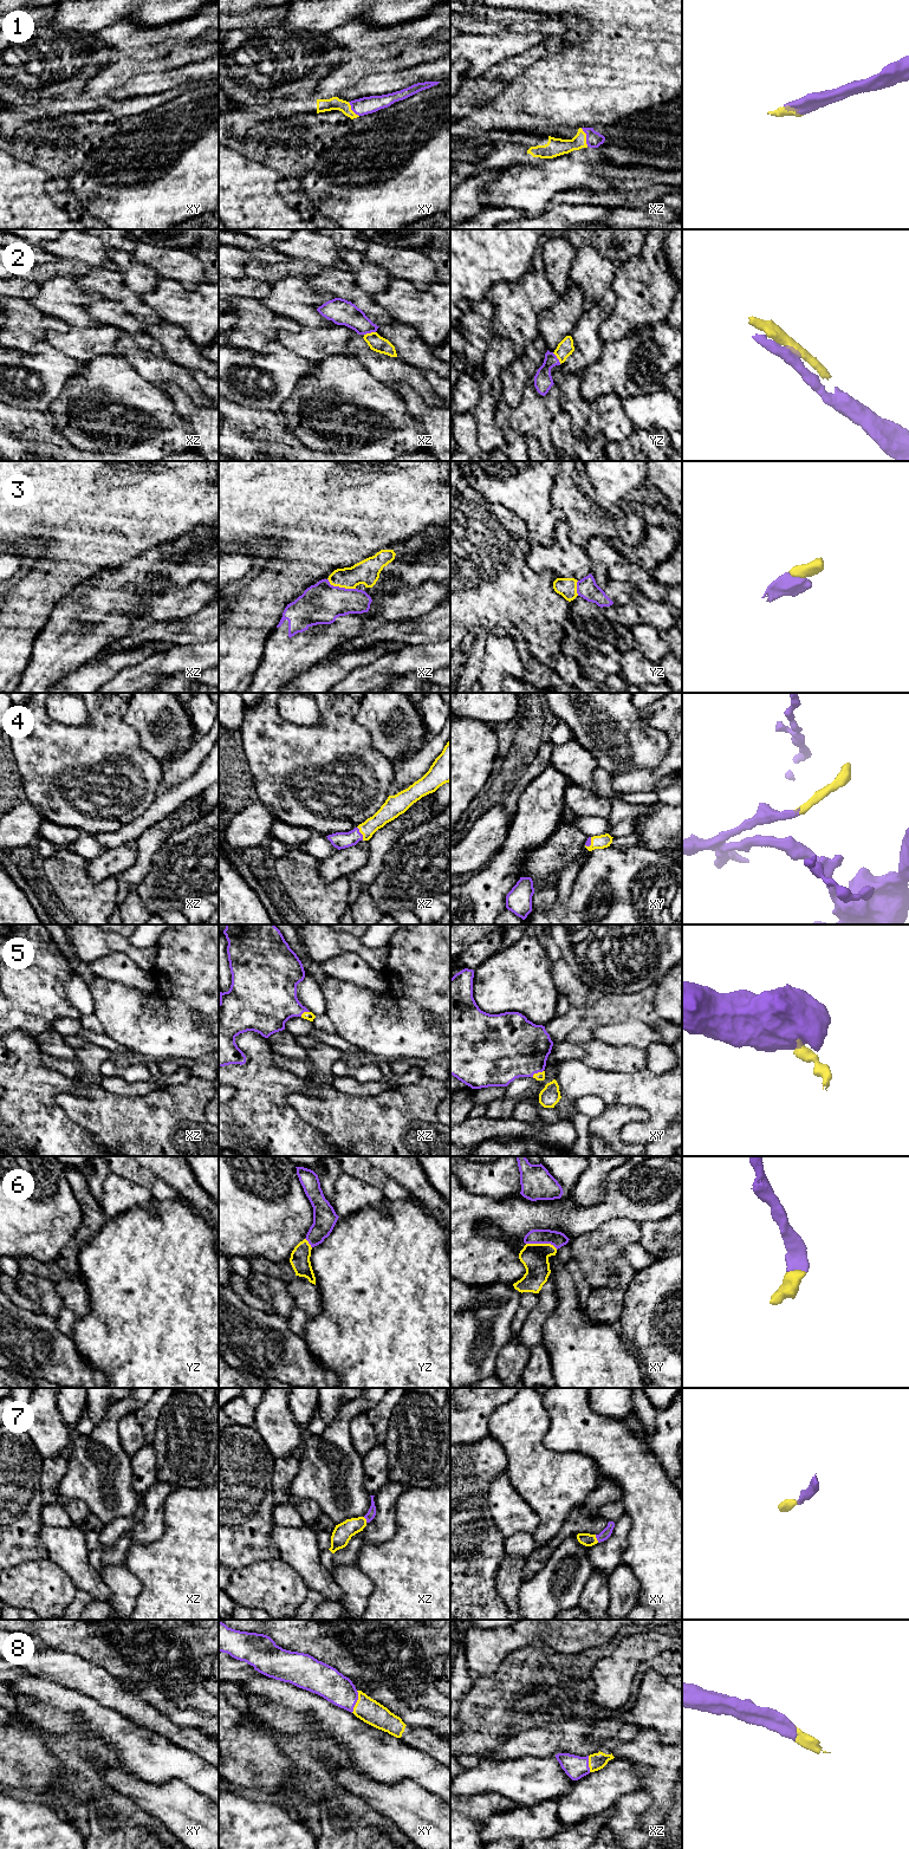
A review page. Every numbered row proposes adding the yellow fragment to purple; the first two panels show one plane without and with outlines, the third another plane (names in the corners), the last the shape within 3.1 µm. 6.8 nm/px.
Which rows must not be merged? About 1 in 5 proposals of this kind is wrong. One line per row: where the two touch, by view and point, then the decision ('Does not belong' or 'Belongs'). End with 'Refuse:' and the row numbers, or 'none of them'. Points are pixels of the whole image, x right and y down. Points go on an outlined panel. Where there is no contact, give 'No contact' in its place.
1: Touches purple at xz (586, 137). Belongs
2: Touches purple at xz (369, 332). Belongs
3: Touches purple at xz (341, 588). Belongs
4: Touches purple at xz (361, 834). Belongs
5: Touches purple at xy (537, 1072). Belongs
6: Touches purple at xy (541, 1243). Belongs
7: Touches purple at xy (596, 1537). Belongs
8: Touches purple at xy (356, 1701). Belongs
Refuse: none of them

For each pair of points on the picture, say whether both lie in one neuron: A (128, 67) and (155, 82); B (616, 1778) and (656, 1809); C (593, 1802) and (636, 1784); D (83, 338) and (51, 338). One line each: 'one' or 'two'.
A: two
B: two
C: one
D: one

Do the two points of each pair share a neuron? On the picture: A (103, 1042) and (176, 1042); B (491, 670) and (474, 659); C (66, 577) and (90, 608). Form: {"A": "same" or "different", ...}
{"A": "different", "B": "different", "C": "different"}

